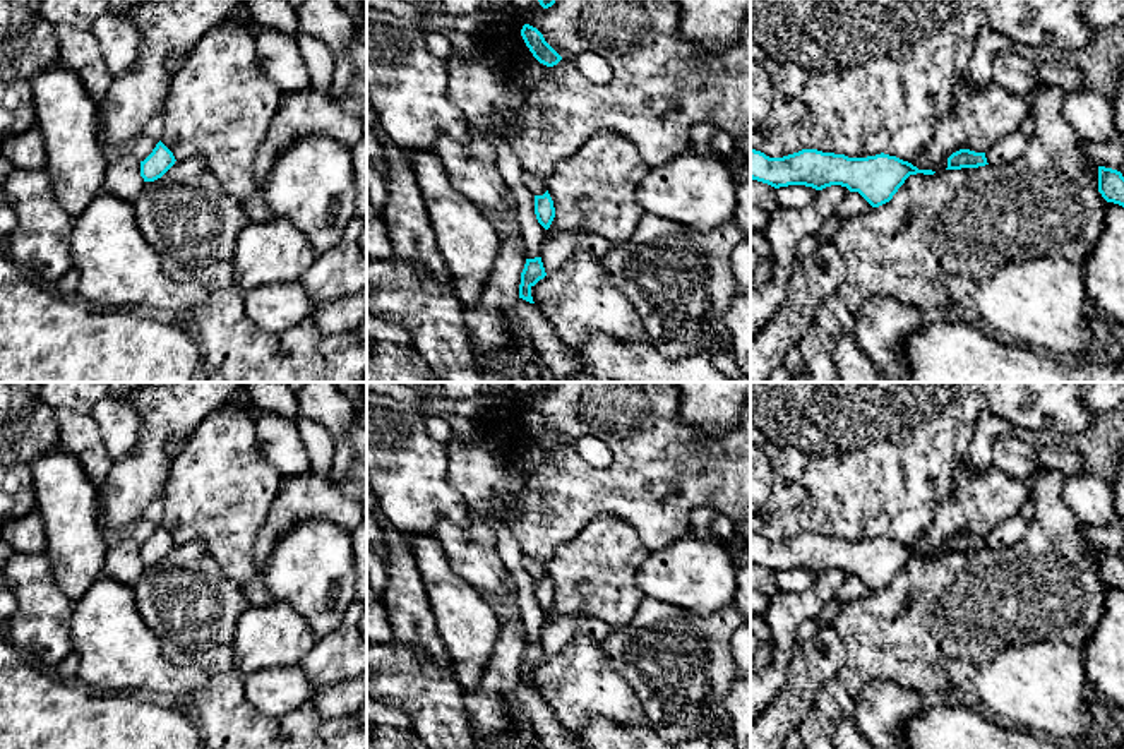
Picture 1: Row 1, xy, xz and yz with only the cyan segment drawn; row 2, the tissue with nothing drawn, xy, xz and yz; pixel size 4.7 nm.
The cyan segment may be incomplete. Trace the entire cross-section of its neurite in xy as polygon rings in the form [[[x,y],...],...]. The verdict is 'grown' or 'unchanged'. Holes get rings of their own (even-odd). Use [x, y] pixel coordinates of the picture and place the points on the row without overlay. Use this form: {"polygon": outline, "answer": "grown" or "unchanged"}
{"polygon": [[[159,524],[152,536],[140,545],[140,560],[144,566],[154,566],[161,562],[175,545],[173,536]]], "answer": "unchanged"}

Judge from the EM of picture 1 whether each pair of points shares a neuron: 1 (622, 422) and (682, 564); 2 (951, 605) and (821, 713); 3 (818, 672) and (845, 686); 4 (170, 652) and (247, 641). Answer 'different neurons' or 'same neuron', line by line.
1: different neurons
2: same neuron
3: different neurons
4: different neurons

